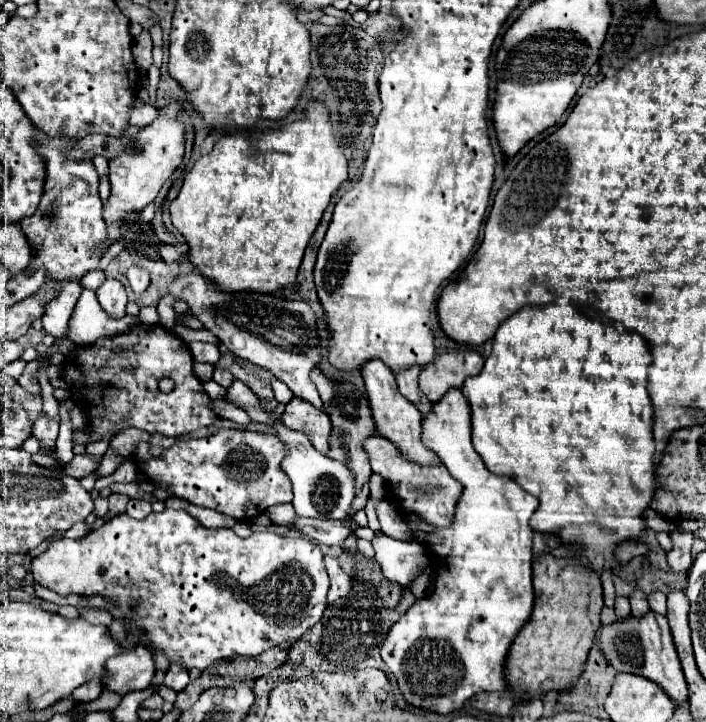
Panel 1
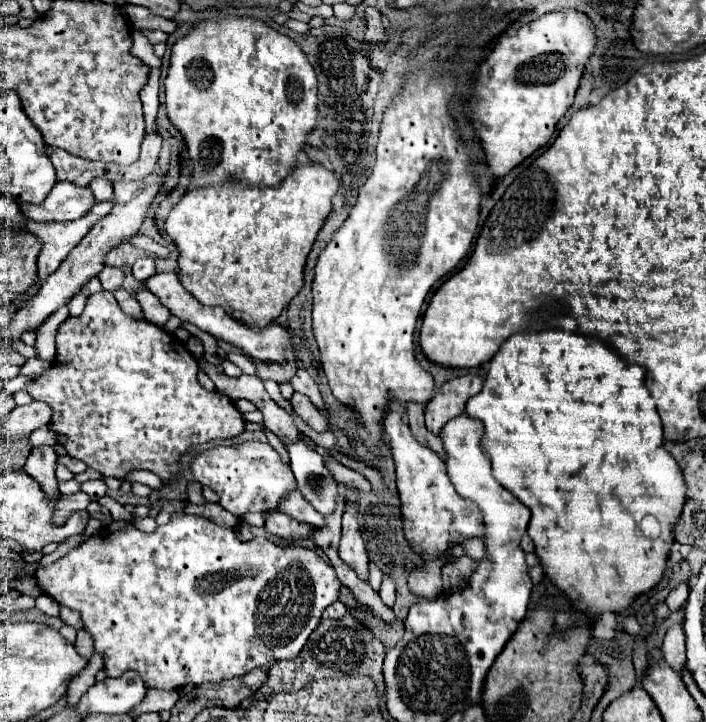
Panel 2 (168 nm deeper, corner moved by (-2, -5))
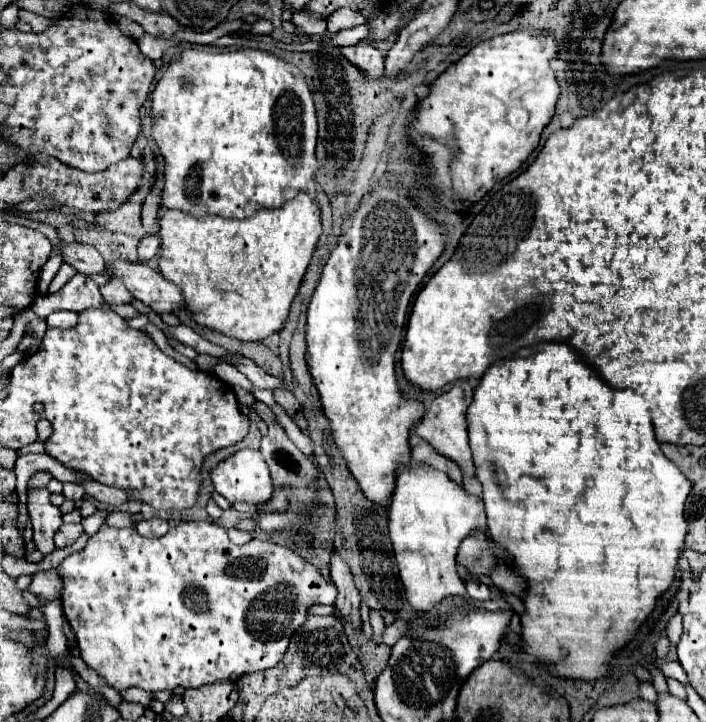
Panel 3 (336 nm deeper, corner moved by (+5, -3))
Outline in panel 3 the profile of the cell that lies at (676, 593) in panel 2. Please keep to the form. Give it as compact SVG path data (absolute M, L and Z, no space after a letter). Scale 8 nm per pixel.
M677 614L677 616L673 616L673 618L669 620L669 624L667 624L667 636L669 636L669 642L677 646L677 644L679 644L679 638L681 638L681 634L683 634L681 616Z

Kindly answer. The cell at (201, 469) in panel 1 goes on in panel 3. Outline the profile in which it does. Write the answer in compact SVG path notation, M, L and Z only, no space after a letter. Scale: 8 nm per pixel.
M259 450L235 452L225 462L217 464L211 472L211 480L215 490L227 498L229 504L247 502L257 506L273 494L271 474Z

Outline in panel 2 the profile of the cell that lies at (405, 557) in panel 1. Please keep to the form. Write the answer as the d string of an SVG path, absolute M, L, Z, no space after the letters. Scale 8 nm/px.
M386 574L386 576L384 576L384 580L382 580L382 586L380 586L378 594L380 594L382 602L384 602L386 606L390 606L390 608L392 608L392 604L394 604L394 594L396 594L394 574Z

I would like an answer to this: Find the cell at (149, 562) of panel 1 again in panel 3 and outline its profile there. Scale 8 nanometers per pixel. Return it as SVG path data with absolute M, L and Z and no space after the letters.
M181 522L161 538L143 538L137 534L137 530L133 526L131 528L111 528L111 526L103 524L103 528L99 528L99 532L87 540L85 548L81 552L75 552L69 558L65 558L57 570L65 584L63 594L61 594L63 612L75 632L75 638L77 638L79 650L81 650L81 658L85 660L85 664L89 664L93 670L97 670L107 680L107 684L113 686L115 690L125 690L131 686L143 688L147 692L173 690L177 686L199 688L205 684L235 680L235 678L251 674L251 672L273 668L283 658L291 634L305 622L307 606L333 604L337 598L335 586L331 582L327 582L315 566L311 566L309 562L303 562L293 550L271 544L267 540L259 540L259 538L253 538L251 542L237 546L227 538L227 532L213 522Z

